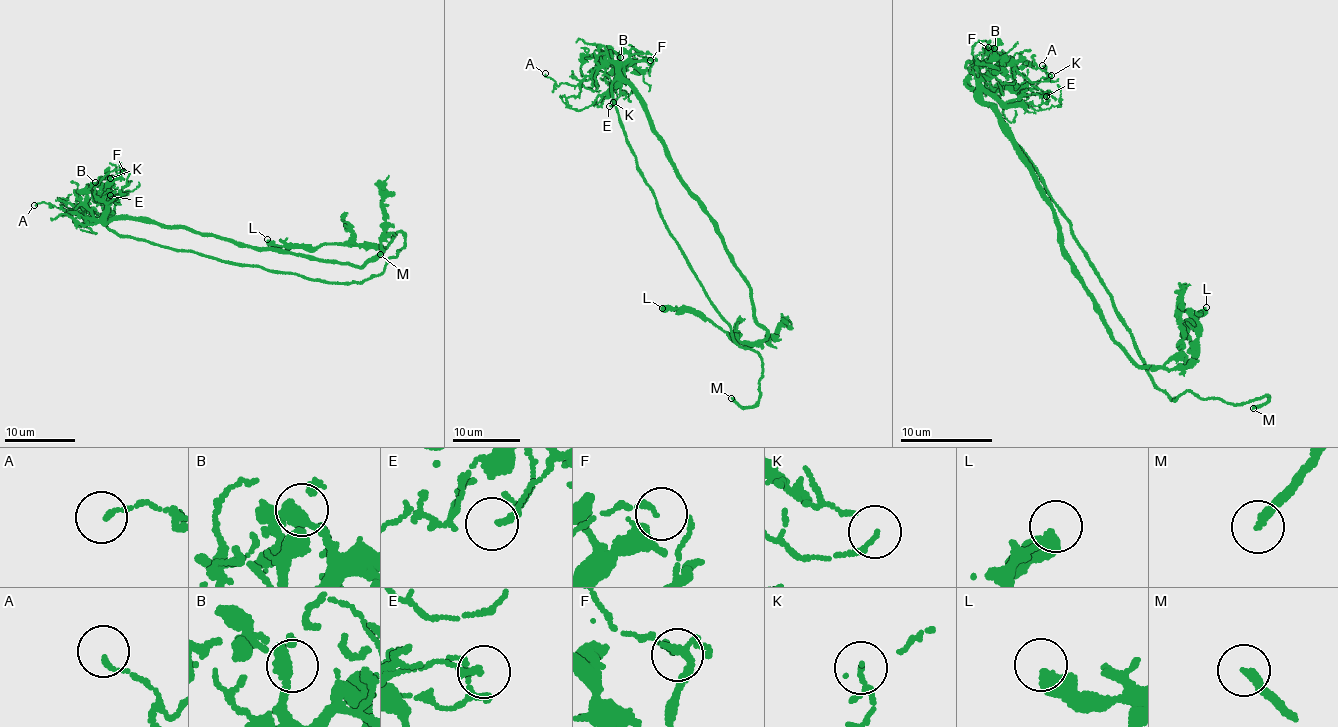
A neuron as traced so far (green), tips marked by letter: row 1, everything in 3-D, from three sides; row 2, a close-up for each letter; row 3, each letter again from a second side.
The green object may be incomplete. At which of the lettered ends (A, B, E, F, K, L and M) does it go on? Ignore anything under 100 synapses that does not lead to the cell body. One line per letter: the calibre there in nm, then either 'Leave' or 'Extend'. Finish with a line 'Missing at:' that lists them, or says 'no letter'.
A: Thickness 110 nm. Leave
B: Thickness 320 nm. Leave
E: Thickness 160 nm. Leave
F: Thickness 130 nm. Leave
K: Thickness 150 nm. Leave
L: Thickness 500 nm. Leave
M: Thickness 220 nm. Extend
Missing at: M

